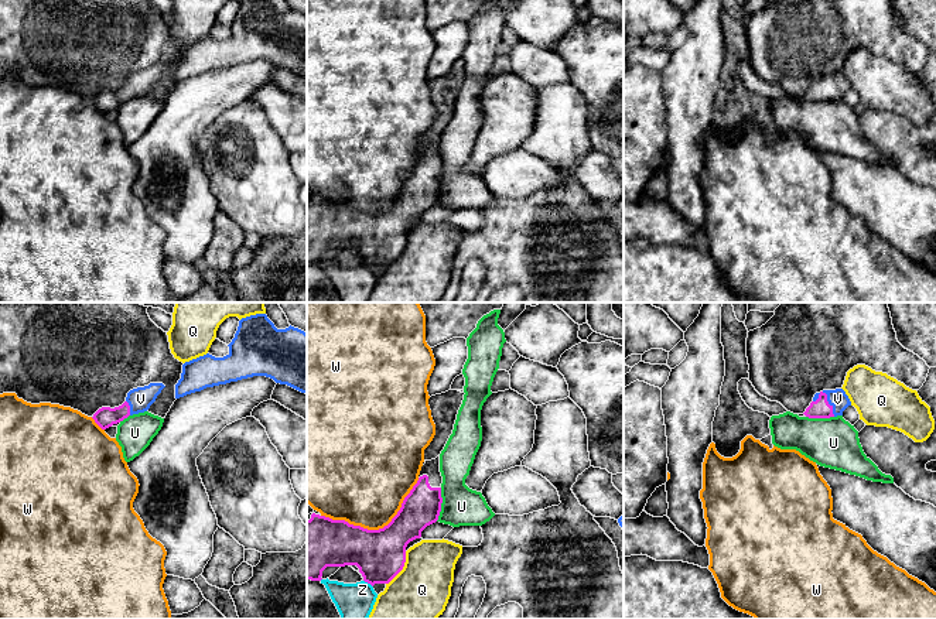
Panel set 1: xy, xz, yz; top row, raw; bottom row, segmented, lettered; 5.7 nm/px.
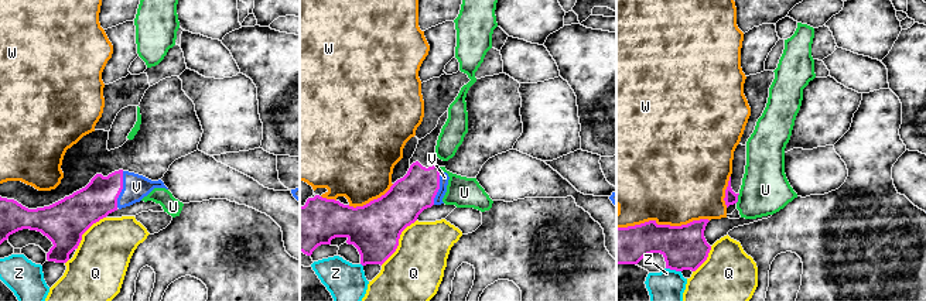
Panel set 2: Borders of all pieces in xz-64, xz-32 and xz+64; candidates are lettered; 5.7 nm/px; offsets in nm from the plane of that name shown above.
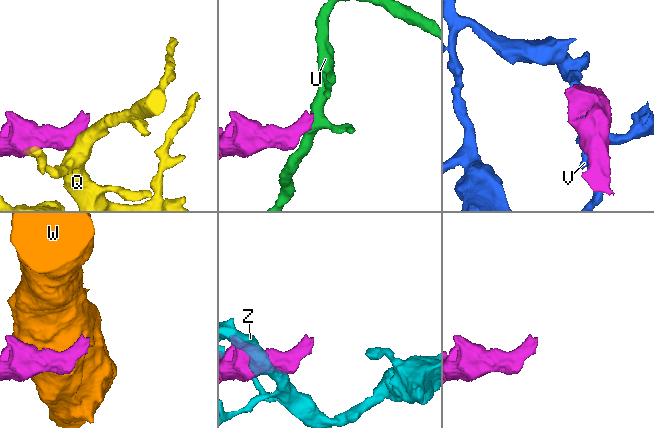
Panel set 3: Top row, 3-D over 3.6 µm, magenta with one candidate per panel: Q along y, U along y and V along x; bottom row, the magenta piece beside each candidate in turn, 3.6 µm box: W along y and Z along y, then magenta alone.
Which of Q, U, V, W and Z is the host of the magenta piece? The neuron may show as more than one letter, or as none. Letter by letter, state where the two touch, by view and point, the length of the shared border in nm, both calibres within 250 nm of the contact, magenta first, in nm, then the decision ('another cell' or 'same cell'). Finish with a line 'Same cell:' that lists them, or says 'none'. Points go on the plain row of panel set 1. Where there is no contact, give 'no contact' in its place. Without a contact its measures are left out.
Q: xz (402, 252) | 220 nm | 280/360 nm | another cell
U: xz (440, 188) | 190 nm | 220/220 nm | another cell
V: yz (827, 85) | 160 nm | 110/100 nm | same cell
W: xz (376, 214) | 600 nm | 280/440 nm | another cell
Z: xz (368, 266) | 70 nm | 280/200 nm | another cell
Same cell: V

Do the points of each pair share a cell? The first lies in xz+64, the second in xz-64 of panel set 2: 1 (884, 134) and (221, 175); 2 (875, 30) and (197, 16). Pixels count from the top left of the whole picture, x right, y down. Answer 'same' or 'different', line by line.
1: different
2: same

